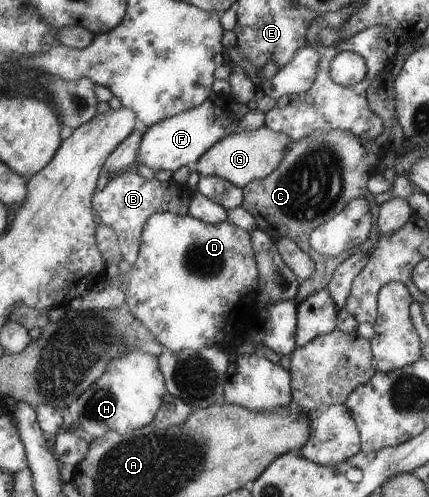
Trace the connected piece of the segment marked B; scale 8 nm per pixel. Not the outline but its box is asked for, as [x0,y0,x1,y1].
[94,168,192,265]

